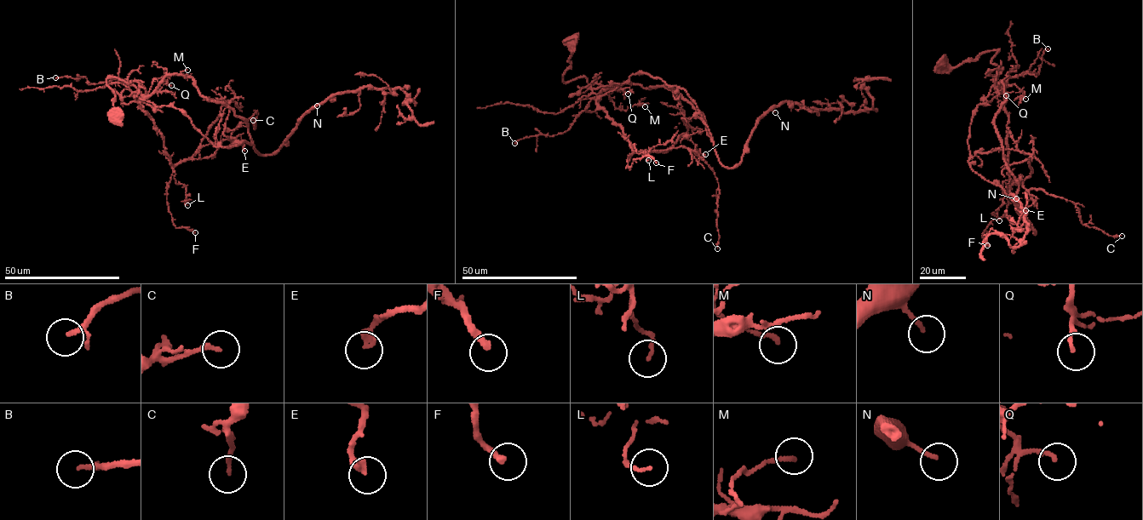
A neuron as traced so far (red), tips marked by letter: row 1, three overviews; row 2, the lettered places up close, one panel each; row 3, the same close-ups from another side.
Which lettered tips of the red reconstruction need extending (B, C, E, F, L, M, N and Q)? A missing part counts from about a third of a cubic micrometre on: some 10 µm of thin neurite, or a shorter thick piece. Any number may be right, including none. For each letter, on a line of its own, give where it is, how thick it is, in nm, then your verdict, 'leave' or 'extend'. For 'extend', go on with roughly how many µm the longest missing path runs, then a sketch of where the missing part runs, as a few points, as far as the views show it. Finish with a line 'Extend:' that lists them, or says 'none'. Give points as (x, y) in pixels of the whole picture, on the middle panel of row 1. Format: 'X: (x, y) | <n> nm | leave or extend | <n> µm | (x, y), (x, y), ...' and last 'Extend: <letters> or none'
B: (514, 143) | 150 nm | extend | 8 µm
C: (717, 248) | 190 nm | leave
E: (705, 154) | 260 nm | leave
F: (656, 162) | 260 nm | extend | 25 µm
L: (648, 160) | 130 nm | leave
M: (645, 106) | 180 nm | leave
N: (775, 112) | 150 nm | extend | 10 µm
Q: (628, 94) | 140 nm | leave
Extend: B, F, N

